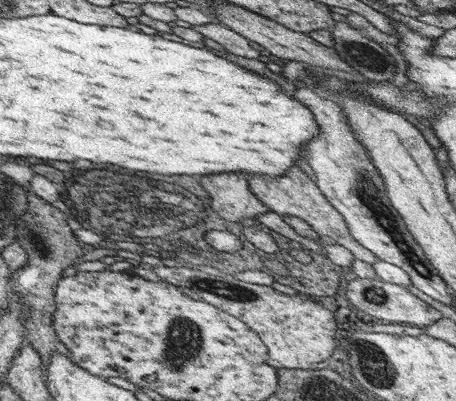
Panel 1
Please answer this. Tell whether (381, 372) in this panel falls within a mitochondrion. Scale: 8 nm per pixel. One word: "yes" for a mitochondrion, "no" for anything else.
yes

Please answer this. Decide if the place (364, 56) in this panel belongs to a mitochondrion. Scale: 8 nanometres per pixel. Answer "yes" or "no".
yes

